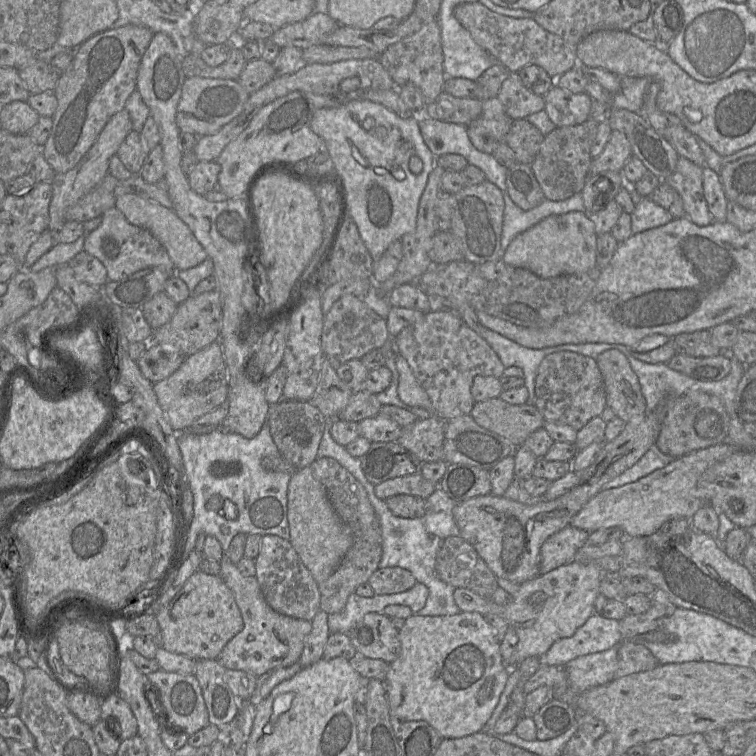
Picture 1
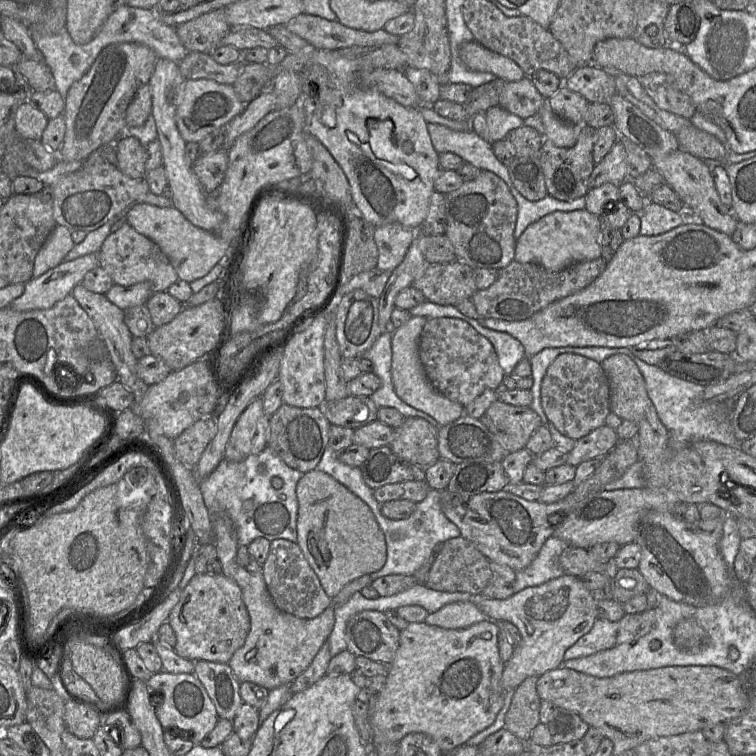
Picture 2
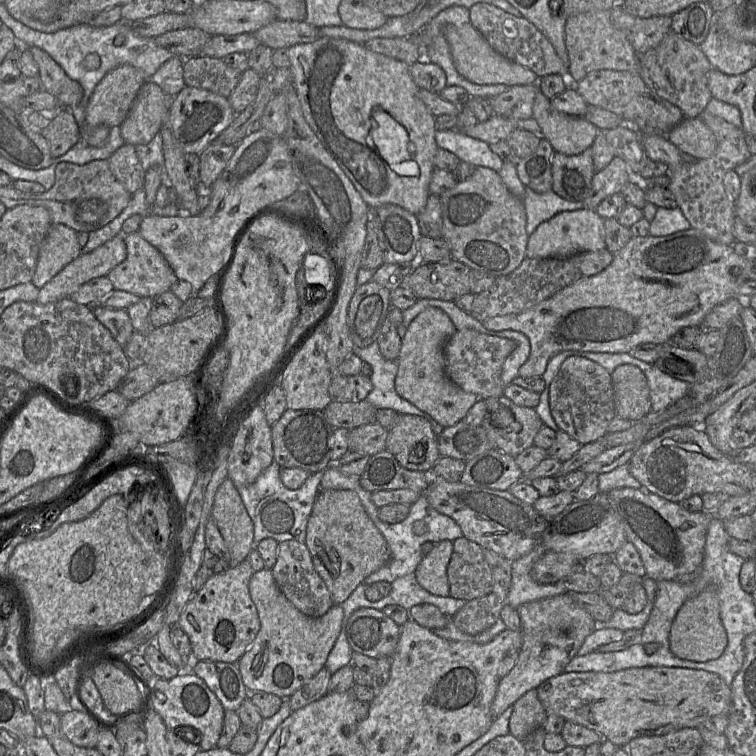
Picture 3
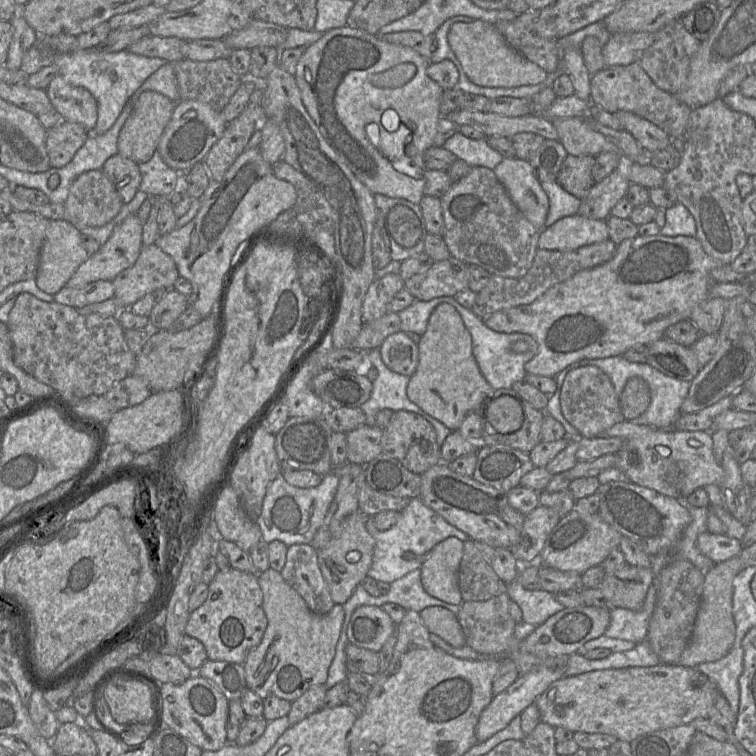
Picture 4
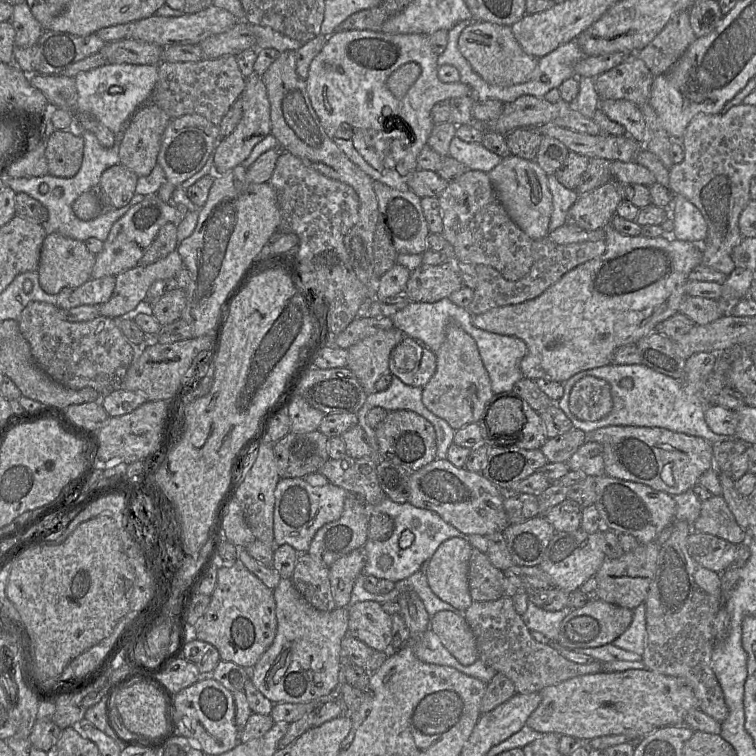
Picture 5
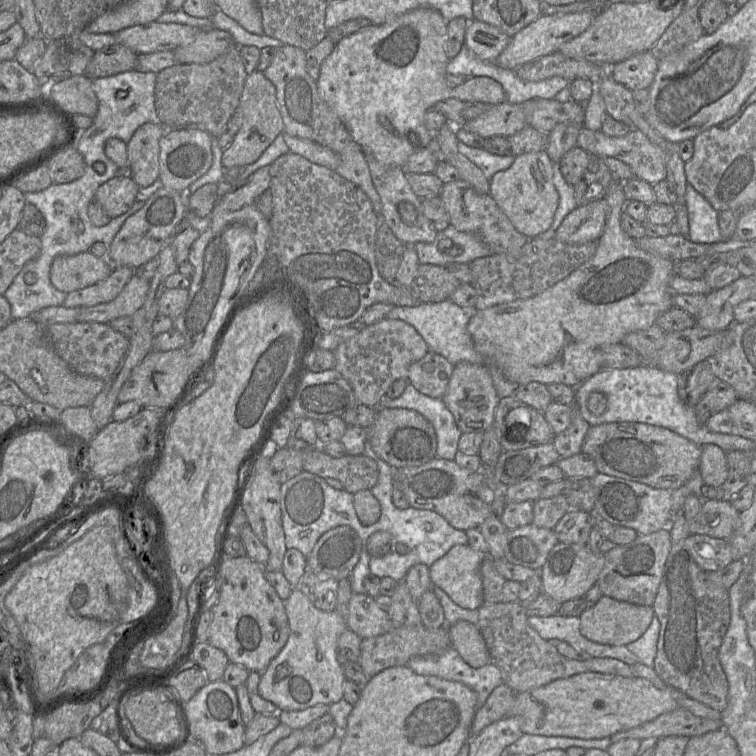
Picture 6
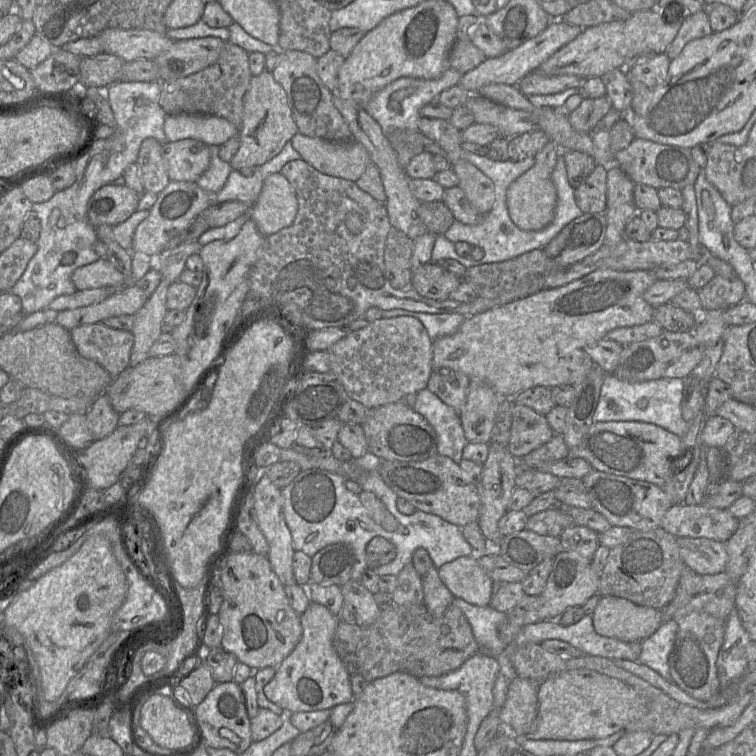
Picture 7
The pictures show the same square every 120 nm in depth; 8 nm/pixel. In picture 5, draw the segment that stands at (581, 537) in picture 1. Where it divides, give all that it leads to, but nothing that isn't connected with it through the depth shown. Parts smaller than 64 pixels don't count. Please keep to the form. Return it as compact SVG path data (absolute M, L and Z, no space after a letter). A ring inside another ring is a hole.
M529 600L527 610L522 618L530 631L541 632L551 642L556 642L561 622L567 616L569 610L569 608L564 608L558 611L546 611Z

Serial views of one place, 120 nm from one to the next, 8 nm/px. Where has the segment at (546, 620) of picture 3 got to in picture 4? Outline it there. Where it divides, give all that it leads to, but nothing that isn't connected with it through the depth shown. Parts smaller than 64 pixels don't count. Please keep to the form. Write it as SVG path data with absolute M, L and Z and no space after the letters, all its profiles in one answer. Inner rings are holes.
M537 669L519 675L507 689L494 695L482 711L476 725L476 739L484 742L503 730L556 680L564 677L562 669Z

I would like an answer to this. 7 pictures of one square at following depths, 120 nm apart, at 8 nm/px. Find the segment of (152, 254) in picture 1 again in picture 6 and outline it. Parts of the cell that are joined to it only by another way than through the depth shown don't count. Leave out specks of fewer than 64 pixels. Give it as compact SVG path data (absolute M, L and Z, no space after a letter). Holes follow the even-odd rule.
M134 274L111 302L81 307L77 322L110 323L120 317L132 317L144 304L149 288L150 281Z

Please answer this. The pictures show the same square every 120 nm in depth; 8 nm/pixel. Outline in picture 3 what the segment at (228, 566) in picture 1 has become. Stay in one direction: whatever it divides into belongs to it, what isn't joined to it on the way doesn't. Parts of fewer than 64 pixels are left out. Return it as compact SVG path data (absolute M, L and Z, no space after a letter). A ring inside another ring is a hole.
M230 478L216 492L211 518L230 552L230 568L238 566L253 549L254 524ZM268 568L252 574L249 581L249 593L258 611L260 629L250 647L237 661L243 683L249 692L264 691L275 694L282 699L289 699L296 690L325 666L328 655L341 630L343 608L340 604L334 604L321 617L304 615L281 592L273 577L272 570Z

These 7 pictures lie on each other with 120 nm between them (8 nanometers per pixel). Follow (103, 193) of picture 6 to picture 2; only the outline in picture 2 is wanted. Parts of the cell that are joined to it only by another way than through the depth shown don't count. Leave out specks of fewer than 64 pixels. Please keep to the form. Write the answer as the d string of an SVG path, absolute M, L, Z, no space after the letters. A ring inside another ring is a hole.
M121 135L115 141L118 169L130 178L145 178L145 162L147 159L145 147L134 136Z

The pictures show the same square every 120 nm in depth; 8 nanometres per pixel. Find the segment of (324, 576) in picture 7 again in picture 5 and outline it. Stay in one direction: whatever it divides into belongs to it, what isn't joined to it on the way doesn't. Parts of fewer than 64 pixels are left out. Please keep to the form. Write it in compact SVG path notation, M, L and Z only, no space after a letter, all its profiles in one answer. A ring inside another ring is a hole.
M347 493L339 519L320 527L308 549L314 560L330 566L342 556L365 546L369 507L354 493Z

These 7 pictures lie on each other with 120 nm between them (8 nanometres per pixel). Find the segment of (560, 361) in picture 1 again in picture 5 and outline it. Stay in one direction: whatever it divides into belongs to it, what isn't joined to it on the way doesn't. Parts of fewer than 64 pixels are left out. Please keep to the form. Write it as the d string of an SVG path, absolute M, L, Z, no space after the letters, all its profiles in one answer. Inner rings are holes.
M587 376L575 383L569 397L571 413L581 421L598 421L613 408L611 388L608 382Z

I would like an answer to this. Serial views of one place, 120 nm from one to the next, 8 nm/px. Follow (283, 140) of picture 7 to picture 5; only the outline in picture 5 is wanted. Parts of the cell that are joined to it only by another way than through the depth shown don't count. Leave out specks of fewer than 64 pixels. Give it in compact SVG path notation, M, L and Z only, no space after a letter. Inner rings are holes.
M253 73L247 77L241 99L243 115L240 122L229 136L220 138L214 149L214 178L223 176L236 166L242 164L248 158L254 146L271 133L270 102L266 86L260 75Z

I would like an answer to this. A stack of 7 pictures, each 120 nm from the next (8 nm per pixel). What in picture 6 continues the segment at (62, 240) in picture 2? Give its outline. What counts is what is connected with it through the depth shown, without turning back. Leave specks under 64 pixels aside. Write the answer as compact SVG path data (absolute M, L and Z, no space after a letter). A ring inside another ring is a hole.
M90 251L63 255L52 261L50 281L56 289L68 294L106 279L112 269L106 258L96 257Z

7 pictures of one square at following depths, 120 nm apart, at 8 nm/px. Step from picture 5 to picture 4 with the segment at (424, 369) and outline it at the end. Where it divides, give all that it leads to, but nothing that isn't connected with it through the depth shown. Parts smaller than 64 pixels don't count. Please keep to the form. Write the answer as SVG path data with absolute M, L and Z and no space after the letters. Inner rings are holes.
M406 332L389 335L379 347L384 364L392 371L411 377L417 368L419 350Z

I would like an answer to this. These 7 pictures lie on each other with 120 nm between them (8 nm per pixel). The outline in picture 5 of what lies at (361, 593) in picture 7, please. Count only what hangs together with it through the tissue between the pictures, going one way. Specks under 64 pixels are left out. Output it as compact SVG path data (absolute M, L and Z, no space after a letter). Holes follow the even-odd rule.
M376 601L357 602L348 609L348 634L367 646L388 652L392 640L391 615Z

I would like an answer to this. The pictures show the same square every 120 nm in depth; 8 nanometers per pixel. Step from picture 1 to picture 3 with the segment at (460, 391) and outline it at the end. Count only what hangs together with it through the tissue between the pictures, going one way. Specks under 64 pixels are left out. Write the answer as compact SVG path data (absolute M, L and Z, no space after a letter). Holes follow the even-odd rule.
M473 329L456 330L444 346L445 373L466 392L481 399L503 395L501 374L506 358L515 350L516 343L507 338L490 336Z

